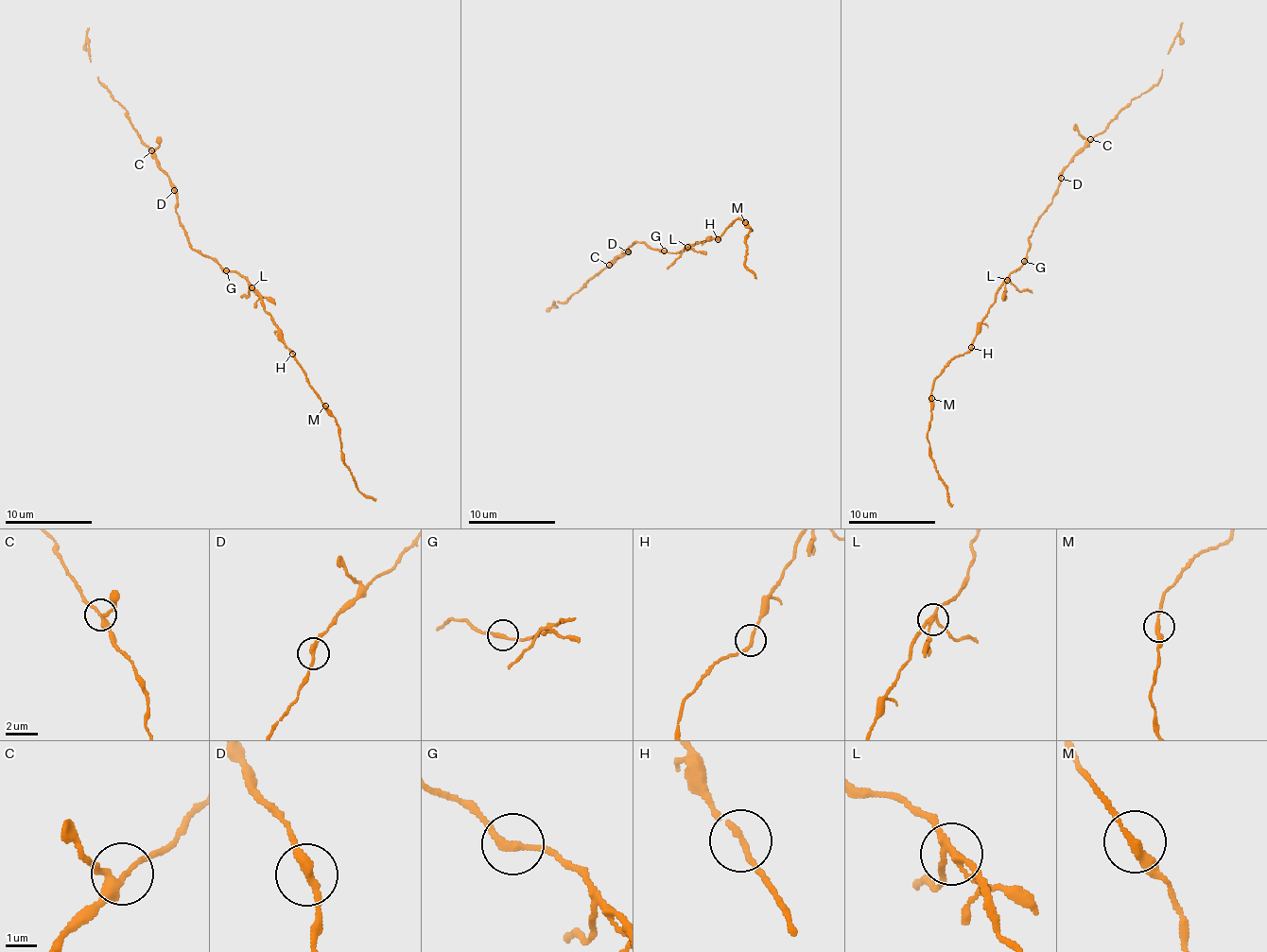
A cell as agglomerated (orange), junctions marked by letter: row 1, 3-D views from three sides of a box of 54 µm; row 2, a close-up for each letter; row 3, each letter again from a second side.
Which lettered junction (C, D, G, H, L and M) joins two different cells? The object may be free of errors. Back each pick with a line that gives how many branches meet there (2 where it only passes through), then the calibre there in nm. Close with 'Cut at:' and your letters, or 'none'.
L: 4 branches meet; 200 nm thick
Cut at: L

